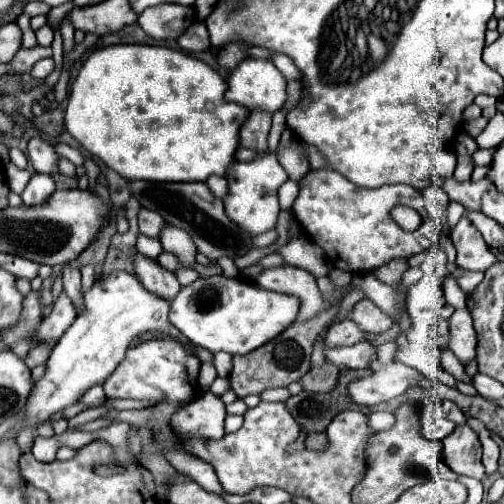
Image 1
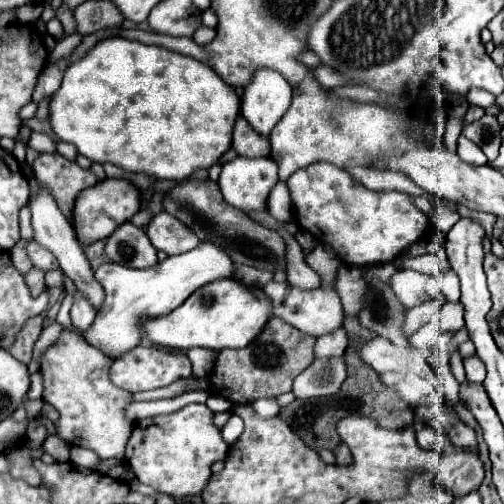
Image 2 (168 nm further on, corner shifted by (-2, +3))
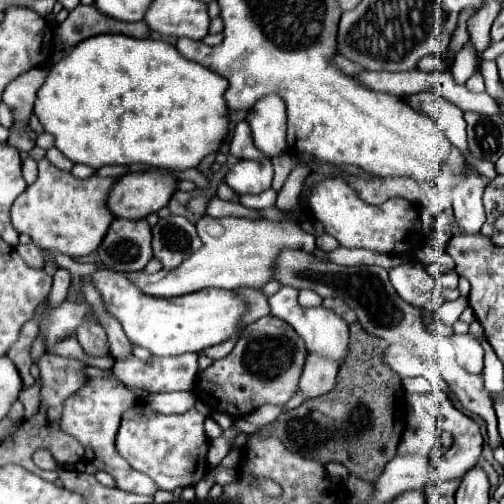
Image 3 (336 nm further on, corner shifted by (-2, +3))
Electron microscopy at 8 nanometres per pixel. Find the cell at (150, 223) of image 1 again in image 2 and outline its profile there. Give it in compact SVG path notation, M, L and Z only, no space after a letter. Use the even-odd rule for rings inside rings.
M168 212L156 214L150 220L146 234L156 250L164 250L170 256L194 250L200 244L196 234L192 230L188 230L188 226L184 226L180 220L172 218L172 228L170 228L170 214Z

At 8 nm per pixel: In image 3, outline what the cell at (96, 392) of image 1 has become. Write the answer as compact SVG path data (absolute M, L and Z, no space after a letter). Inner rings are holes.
M92 378L92 386L80 388L76 394L72 394L64 402L64 412L62 412L62 430L74 436L76 440L82 442L86 448L86 462L90 462L96 470L102 470L110 474L116 480L116 488L132 494L146 494L154 496L158 486L152 482L152 478L144 476L142 472L136 472L118 452L114 446L114 436L120 426L122 412L132 406L136 400L136 394L132 394L126 386L122 386L116 378Z

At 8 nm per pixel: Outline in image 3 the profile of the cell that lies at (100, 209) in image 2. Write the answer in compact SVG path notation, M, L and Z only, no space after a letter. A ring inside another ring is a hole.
M168 170L132 172L112 186L108 208L116 218L140 220L164 208L176 192L178 180Z

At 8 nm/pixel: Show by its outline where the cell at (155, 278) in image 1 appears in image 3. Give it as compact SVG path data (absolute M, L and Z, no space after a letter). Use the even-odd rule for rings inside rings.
M116 218L98 248L98 258L104 266L112 270L138 272L152 258L150 238L150 224L144 218Z

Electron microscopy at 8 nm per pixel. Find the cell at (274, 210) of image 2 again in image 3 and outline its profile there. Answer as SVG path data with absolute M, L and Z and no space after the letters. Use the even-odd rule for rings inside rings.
M270 188L262 194L244 194L240 196L240 202L246 206L246 208L254 208L254 210L264 210L264 208L270 208L276 204L276 192Z

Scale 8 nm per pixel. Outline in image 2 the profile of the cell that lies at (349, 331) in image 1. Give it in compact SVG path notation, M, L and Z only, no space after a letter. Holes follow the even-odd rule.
M344 328L334 330L332 334L324 334L316 340L314 352L316 358L330 358L330 356L342 356L348 346L348 334L344 334Z

